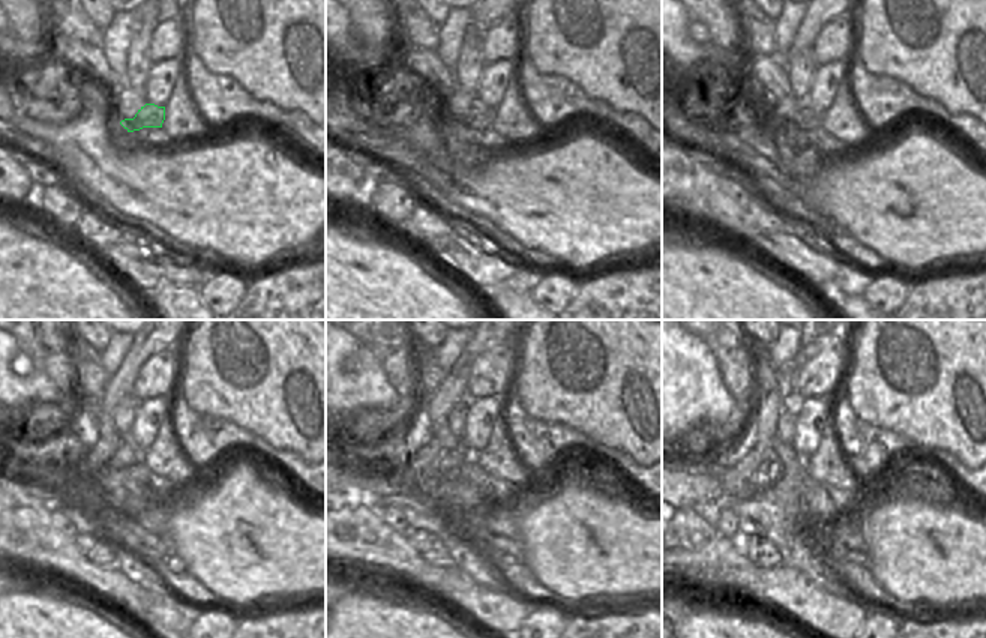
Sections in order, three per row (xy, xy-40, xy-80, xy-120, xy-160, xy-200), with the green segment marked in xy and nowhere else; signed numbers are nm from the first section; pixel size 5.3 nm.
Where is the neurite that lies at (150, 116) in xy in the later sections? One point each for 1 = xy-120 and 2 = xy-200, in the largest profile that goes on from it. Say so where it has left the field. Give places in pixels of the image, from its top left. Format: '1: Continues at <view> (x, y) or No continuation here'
1: Continues at xy-120 (129, 452)
2: Continues at xy-200 (775, 472).

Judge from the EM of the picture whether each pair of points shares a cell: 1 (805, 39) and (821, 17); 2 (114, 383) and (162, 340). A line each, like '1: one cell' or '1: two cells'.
1: one cell
2: one cell

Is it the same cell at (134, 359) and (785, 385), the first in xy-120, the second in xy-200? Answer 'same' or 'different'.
same

